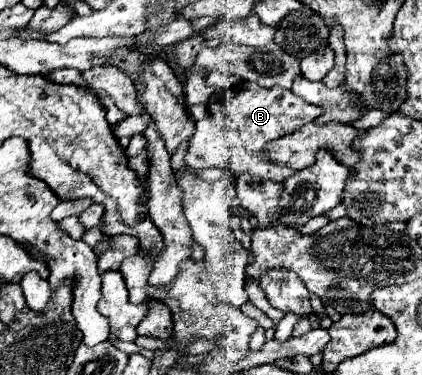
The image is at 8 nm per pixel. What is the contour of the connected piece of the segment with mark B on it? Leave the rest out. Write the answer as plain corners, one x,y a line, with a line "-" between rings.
240,82
234,88
222,92
218,96
220,104
217,104
217,96
212,98
207,106
207,113
210,114
196,121
196,130
189,140
189,149
184,158
186,167
193,171
210,167
222,169
223,161
227,159
225,168
232,174
250,172
258,178
284,182
292,174
292,168
272,164
266,158
264,146
270,140
288,134
288,130
292,132
304,124
314,122
322,113
321,107
310,104
294,94
292,96
290,90
284,90
280,86
260,88
256,86
256,82

